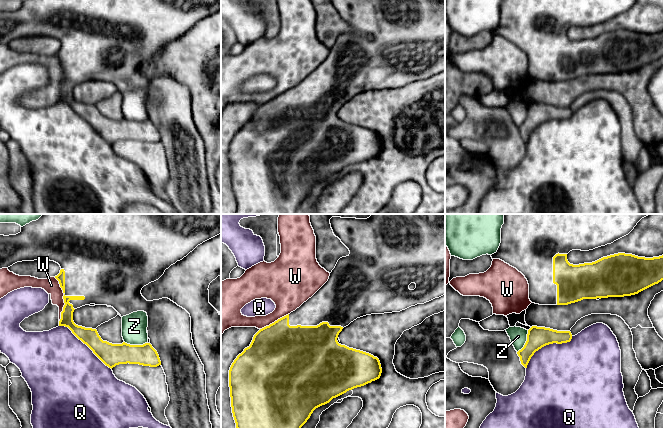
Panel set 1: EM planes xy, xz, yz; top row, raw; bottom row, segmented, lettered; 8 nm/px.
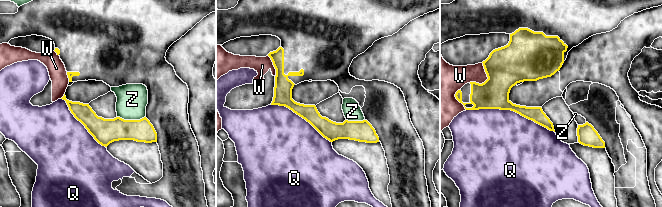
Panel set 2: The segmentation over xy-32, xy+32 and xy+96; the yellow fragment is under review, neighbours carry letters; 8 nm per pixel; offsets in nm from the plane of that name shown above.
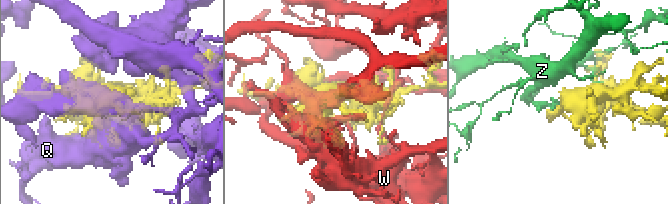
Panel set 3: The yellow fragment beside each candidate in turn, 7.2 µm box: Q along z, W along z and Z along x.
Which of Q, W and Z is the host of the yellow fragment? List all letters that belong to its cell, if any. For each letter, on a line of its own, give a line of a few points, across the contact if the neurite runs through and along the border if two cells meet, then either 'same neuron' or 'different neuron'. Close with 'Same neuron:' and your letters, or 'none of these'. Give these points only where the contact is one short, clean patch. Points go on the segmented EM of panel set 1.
Q: different neuron
W: different neuron
Z: different neuron
Same neuron: none of these

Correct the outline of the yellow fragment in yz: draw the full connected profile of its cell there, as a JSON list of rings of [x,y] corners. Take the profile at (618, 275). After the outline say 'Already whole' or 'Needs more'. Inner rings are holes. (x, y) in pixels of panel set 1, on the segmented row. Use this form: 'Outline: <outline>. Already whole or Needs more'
Outline: [[[504,214],[504,224],[501,228],[501,243],[496,253],[492,254],[492,259],[500,259],[521,272],[529,284],[529,299],[532,303],[539,305],[568,305],[583,299],[597,299],[608,297],[624,297],[638,294],[639,292],[658,284],[663,280],[663,255],[653,258],[638,257],[632,254],[618,253],[603,257],[592,263],[579,265],[570,264],[567,254],[572,250],[589,251],[595,248],[611,244],[614,241],[628,235],[637,223],[649,214]]]. Needs more

